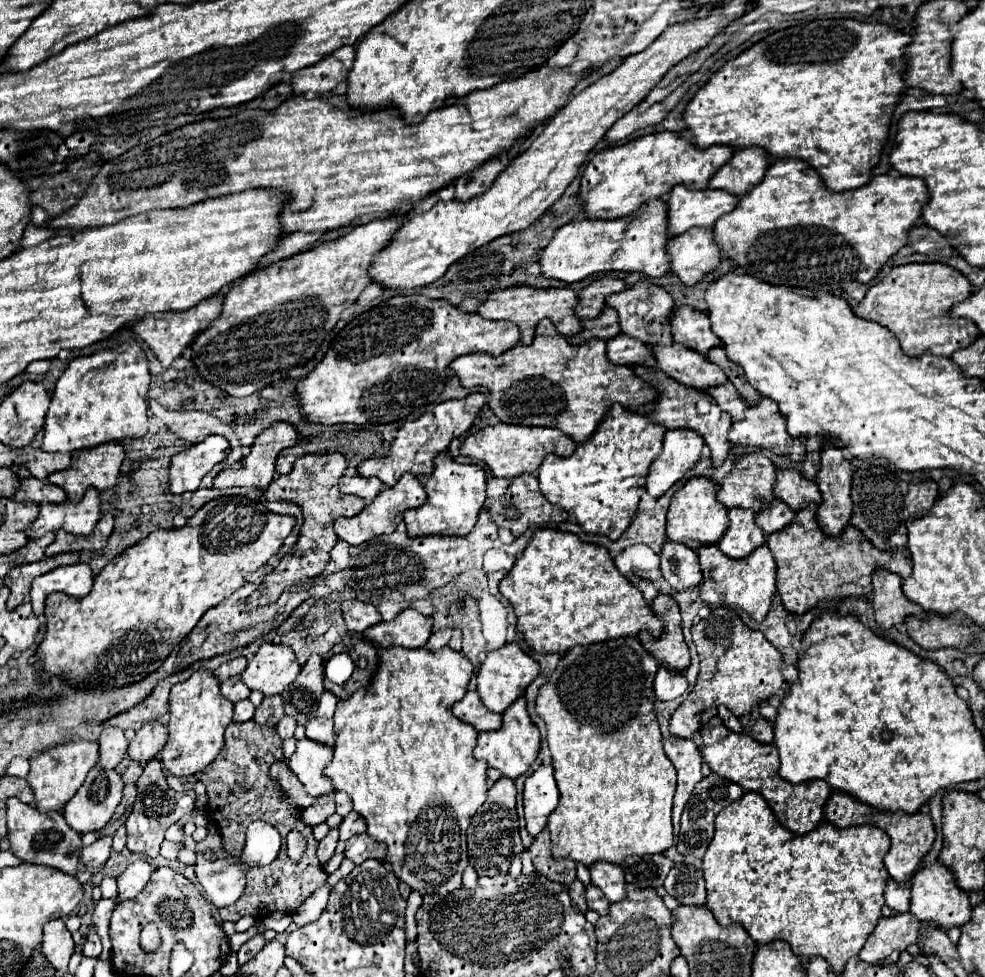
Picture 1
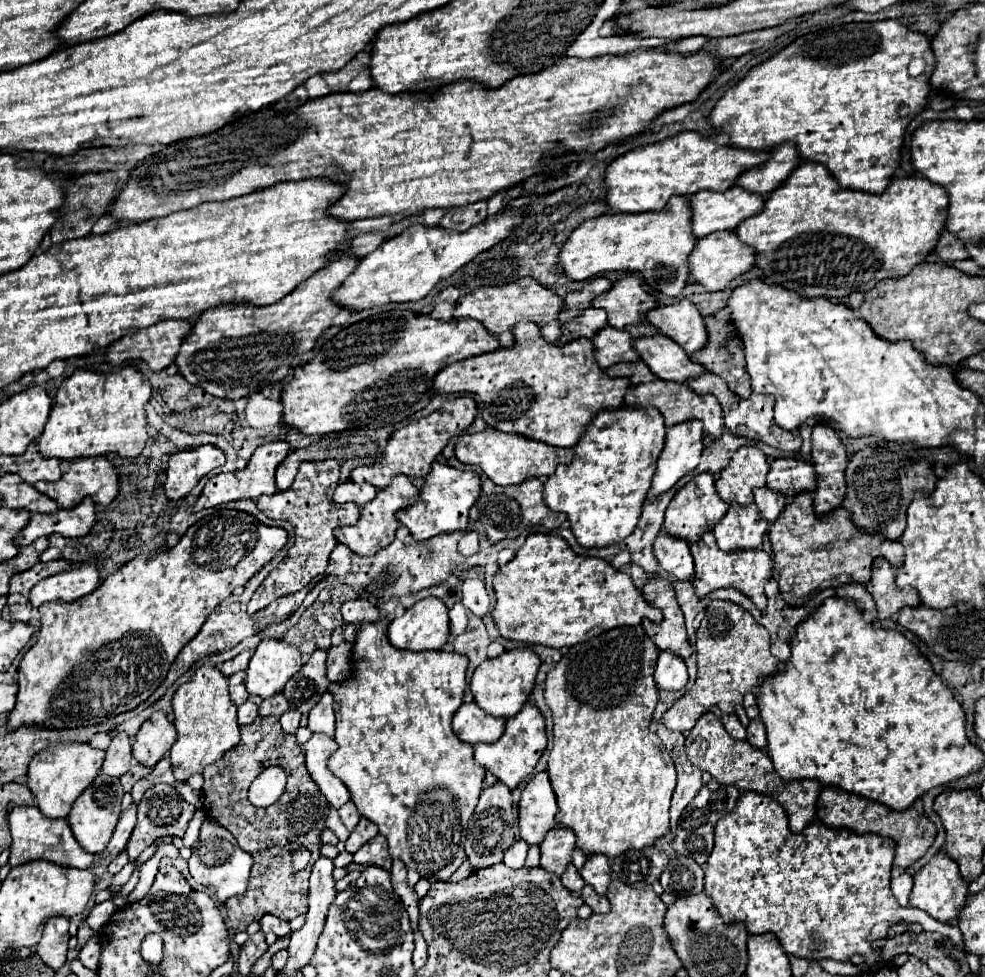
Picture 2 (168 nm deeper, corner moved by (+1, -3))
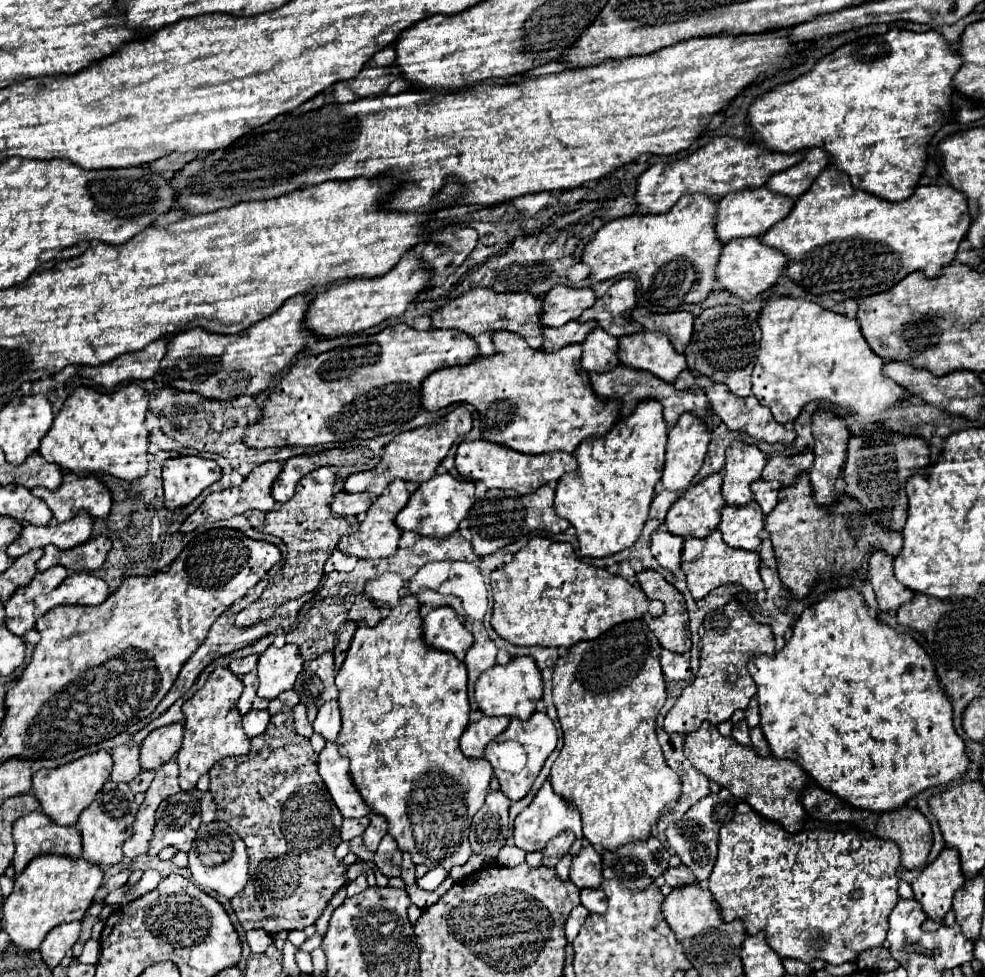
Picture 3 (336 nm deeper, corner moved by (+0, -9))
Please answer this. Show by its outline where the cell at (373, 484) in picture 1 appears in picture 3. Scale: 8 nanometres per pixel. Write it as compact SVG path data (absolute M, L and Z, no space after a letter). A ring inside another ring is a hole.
M339 493L333 503L331 509L333 513L347 517L347 515L361 515L365 513L373 503L373 497L369 493Z

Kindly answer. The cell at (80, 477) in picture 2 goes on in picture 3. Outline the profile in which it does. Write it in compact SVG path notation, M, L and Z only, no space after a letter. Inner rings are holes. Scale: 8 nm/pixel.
M67 473L59 489L49 491L45 487L35 487L31 491L47 503L57 521L67 521L81 509L87 509L93 517L107 517L111 511L111 491L95 475L79 477Z

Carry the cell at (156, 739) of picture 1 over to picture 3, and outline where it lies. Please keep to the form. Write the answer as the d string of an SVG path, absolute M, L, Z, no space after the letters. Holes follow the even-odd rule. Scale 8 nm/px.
M171 723L151 731L141 745L141 769L157 771L163 763L175 757L183 741L183 725Z

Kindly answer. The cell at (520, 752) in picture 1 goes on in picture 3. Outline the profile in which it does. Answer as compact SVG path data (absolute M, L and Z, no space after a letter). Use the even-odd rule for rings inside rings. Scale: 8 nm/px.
M535 711L527 721L511 719L509 727L485 747L485 759L491 763L493 773L501 785L501 791L511 801L519 801L531 791L533 781L537 779L547 757L553 753L555 745L557 745L557 733L551 719L545 713Z

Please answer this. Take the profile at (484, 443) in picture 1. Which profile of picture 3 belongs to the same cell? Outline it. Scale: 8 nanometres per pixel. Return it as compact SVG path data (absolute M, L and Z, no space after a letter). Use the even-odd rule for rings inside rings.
M485 439L481 441L463 441L457 447L457 455L455 455L455 467L457 471L471 481L483 481L487 487L497 487L497 489L513 489L519 495L527 495L535 489L539 489L541 485L559 481L559 477L563 473L575 471L577 469L577 461L571 453L553 453L553 455L527 455L527 453L519 453L513 451L505 445L499 443L489 443Z

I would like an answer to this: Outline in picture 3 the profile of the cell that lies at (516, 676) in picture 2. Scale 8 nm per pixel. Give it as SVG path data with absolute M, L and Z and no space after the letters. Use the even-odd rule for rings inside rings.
M515 657L507 665L493 665L487 673L481 673L479 681L475 683L475 701L485 715L507 715L517 719L529 719L535 713L537 701L543 693L541 673L537 663L531 657Z

